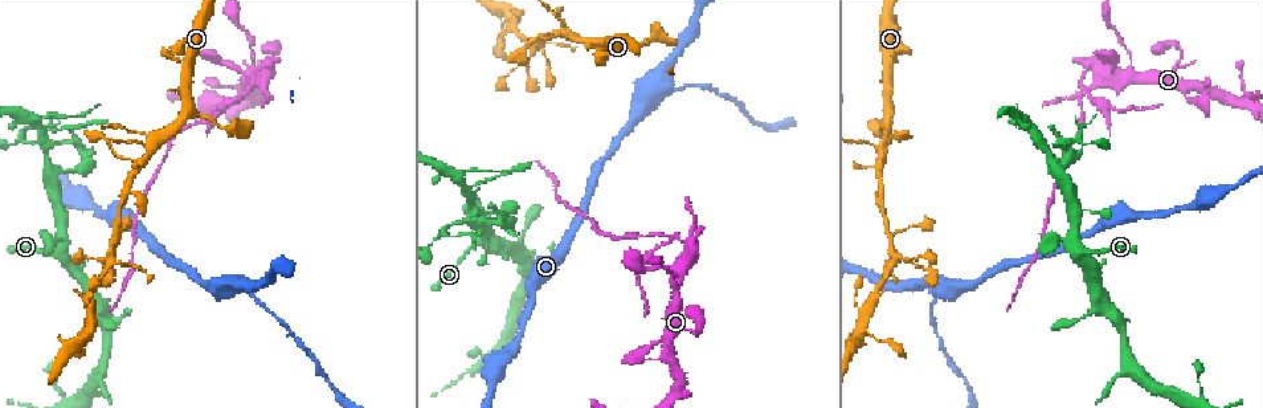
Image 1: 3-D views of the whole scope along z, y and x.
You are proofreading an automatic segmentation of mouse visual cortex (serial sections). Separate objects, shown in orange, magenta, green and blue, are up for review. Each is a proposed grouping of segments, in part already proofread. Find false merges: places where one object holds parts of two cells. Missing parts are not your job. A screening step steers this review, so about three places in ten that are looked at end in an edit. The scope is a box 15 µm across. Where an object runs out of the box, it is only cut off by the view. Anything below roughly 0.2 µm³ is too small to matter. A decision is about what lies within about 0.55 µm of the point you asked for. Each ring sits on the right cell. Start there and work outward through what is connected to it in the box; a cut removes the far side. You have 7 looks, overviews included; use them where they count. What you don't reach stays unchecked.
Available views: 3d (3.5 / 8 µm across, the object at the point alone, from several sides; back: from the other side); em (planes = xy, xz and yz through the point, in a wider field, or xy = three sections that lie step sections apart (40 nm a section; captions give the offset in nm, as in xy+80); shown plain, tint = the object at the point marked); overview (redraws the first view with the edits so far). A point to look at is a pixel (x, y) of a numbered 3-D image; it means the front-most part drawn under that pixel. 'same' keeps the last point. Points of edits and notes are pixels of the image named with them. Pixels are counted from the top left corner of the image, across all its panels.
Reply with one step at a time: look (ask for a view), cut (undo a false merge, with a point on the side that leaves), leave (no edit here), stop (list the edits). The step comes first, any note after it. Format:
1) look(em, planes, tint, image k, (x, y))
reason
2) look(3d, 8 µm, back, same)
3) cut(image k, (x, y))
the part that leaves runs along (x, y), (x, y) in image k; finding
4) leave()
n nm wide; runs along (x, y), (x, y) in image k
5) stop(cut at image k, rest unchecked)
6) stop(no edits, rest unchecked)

look(3d, 8 µm, image 1, (153, 150))
side arm on a straight run

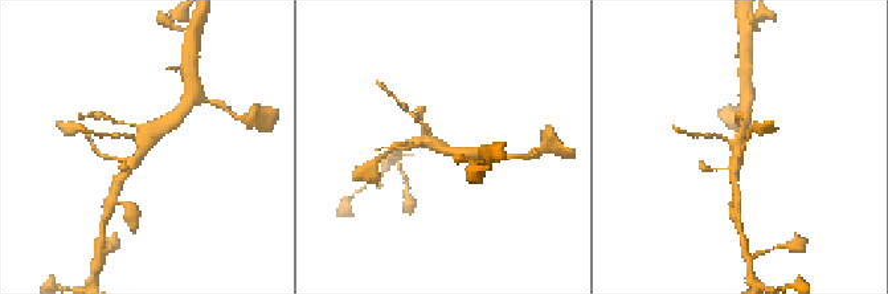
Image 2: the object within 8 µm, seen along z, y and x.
look(3d, 3.5 µm, image 2, (443, 145))
zoom in

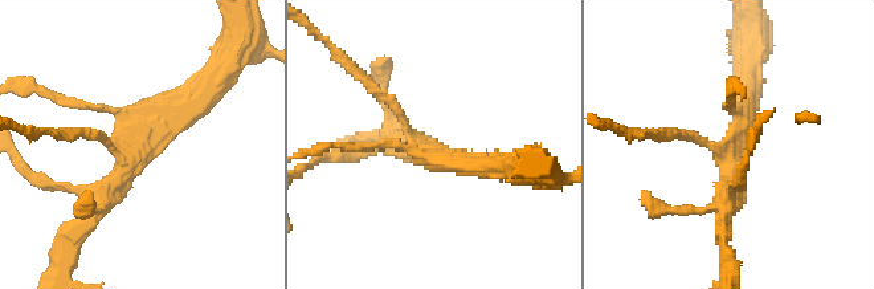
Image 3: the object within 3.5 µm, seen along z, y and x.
look(em, xy, step 3, tint, image 3, (138, 155))
shape alone is not enough

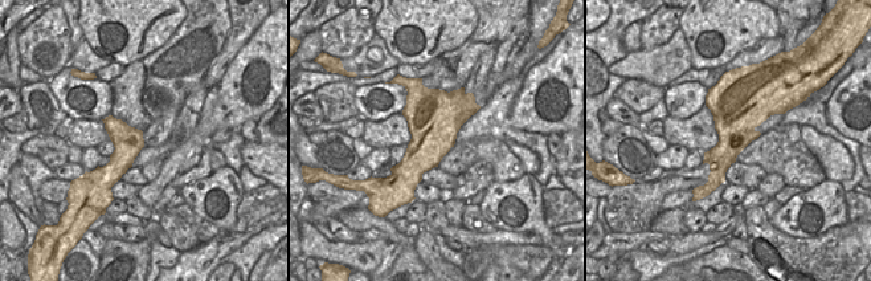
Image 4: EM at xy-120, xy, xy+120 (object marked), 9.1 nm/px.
leave()
runs along (192, 93), (82, 227) in image 3; all the same cell

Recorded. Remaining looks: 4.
look(3d, 3.5 µm, image 1, (663, 89))
small branch off a trunk

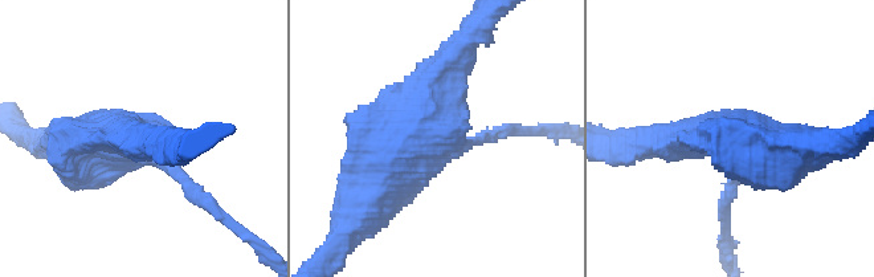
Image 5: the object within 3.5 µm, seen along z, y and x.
look(em, xy, step 3, tint, image 5, (438, 143))
shape alone is not enough

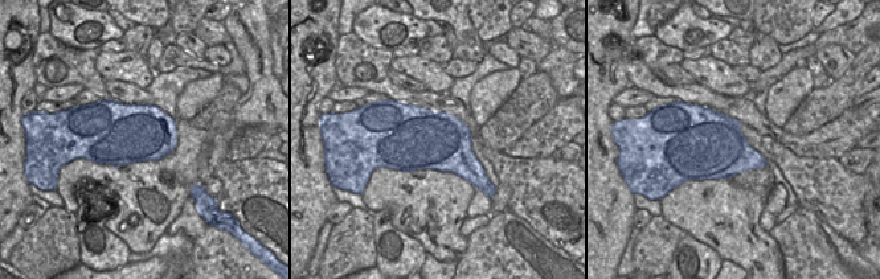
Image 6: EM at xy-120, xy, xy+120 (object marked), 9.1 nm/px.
leave()
continuous, no second cell

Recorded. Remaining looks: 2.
look(3d, 3.5 µm, image 1, (694, 247))
sharp bend

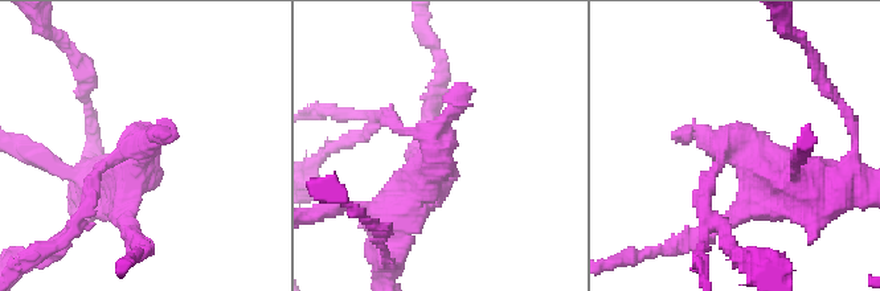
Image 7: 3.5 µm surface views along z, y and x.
look(em, xy, step 2, tint, image 7, (139, 145))

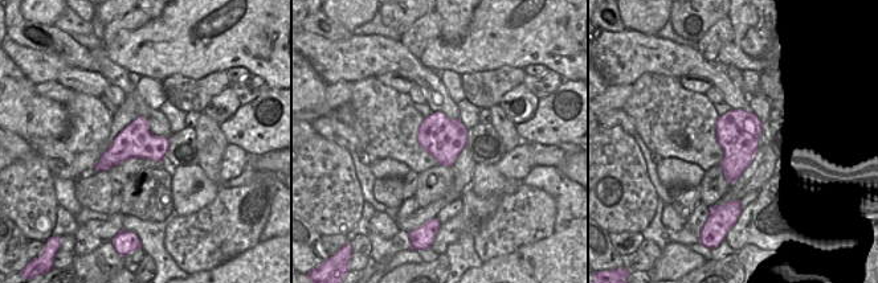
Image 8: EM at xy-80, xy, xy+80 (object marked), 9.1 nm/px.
cut(image 7, (705, 192))
the part that leaves runs along (720, 159), (707, 183), (700, 257) in image 7; a second cell is stuck on

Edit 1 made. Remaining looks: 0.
stop(cut at image 7, rest unchecked)

